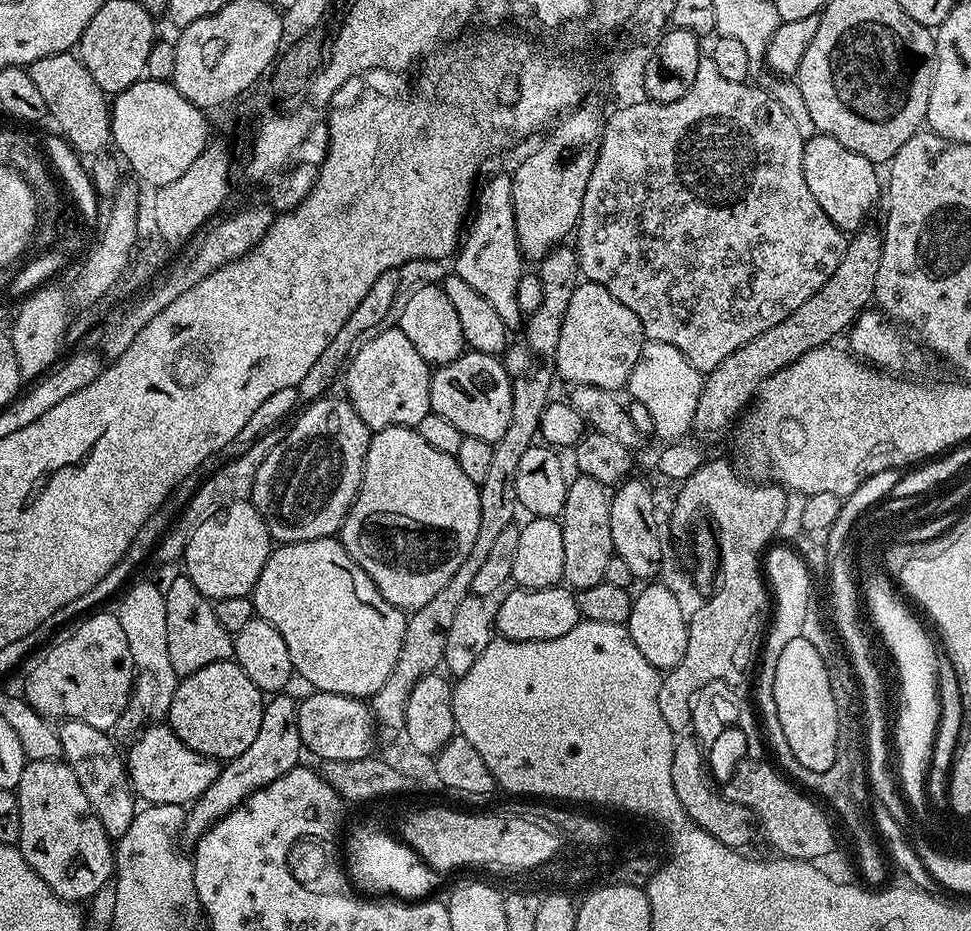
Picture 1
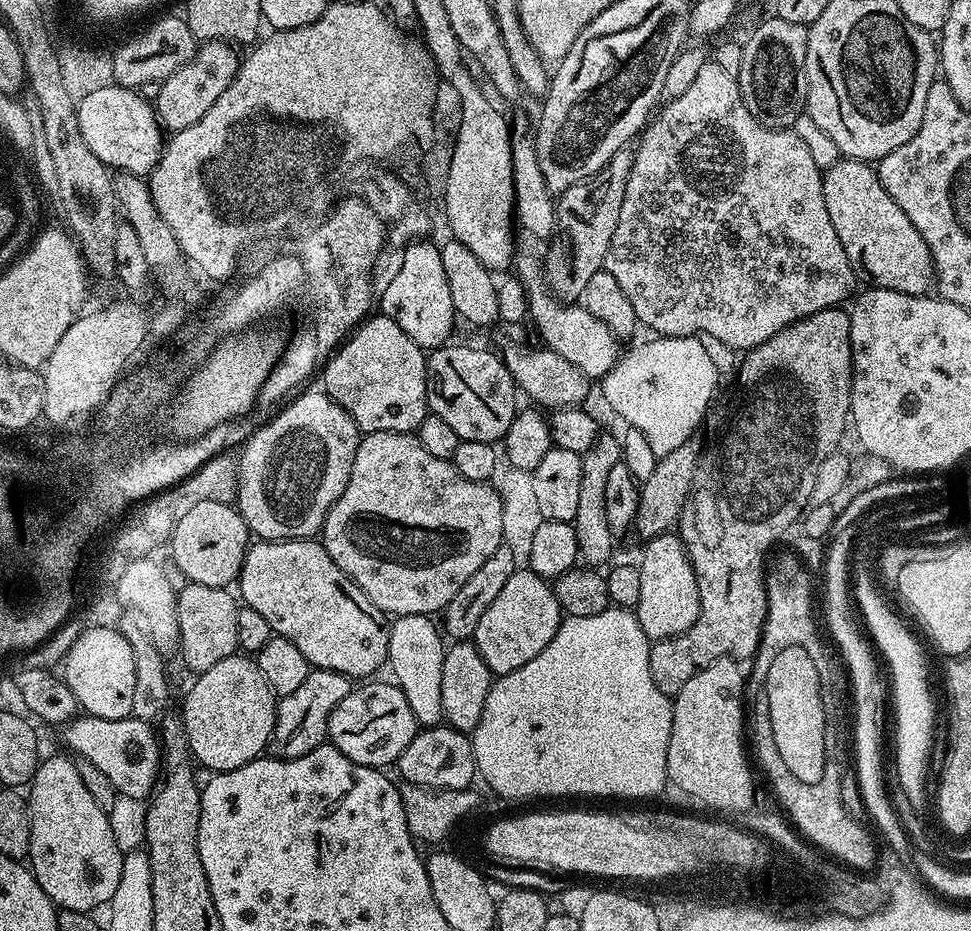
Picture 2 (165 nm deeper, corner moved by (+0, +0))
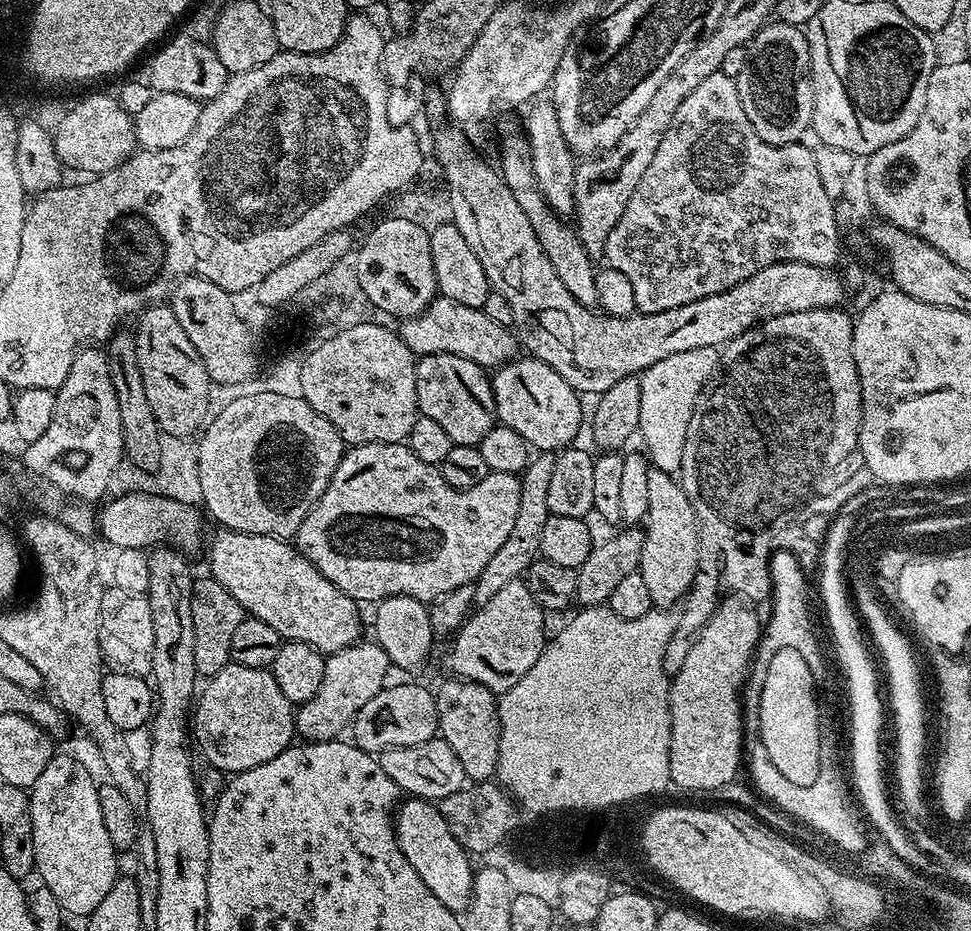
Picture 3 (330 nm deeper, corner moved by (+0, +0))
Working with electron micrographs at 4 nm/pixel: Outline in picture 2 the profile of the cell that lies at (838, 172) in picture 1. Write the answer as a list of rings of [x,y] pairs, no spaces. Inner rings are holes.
[[[841,158],[834,166],[827,168],[823,178],[822,194],[826,198],[826,211],[838,234],[838,242],[842,242],[842,250],[846,250],[846,258],[853,273],[877,288],[898,290],[911,296],[929,295],[936,282],[936,264],[932,261],[930,246],[926,246],[926,238],[918,234],[914,222],[910,222],[906,214],[902,214],[902,206],[898,206],[898,202],[890,198],[890,194],[882,186],[877,169],[862,160]]]

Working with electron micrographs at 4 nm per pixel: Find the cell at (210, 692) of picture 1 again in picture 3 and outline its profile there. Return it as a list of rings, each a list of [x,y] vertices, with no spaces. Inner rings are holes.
[[[230,662],[205,684],[194,704],[194,744],[218,771],[235,774],[262,766],[262,762],[278,758],[293,743],[294,705],[278,690],[269,669]]]

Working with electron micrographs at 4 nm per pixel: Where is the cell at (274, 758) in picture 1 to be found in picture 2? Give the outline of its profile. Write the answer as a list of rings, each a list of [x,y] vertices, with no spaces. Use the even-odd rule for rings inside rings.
[[[312,668],[308,677],[299,684],[298,690],[294,690],[294,694],[279,697],[270,745],[271,755],[282,760],[293,760],[302,758],[302,754],[310,754],[310,750],[325,743],[328,740],[330,714],[334,706],[338,706],[338,702],[342,702],[342,698],[352,692],[353,687],[353,681],[340,672]]]

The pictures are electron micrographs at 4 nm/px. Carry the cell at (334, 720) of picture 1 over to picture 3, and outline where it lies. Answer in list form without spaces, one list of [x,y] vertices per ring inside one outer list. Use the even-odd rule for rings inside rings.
[[[396,684],[385,686],[358,714],[350,725],[351,743],[363,752],[379,754],[388,748],[418,746],[418,742],[433,739],[438,732],[438,710],[433,689],[420,684]]]

